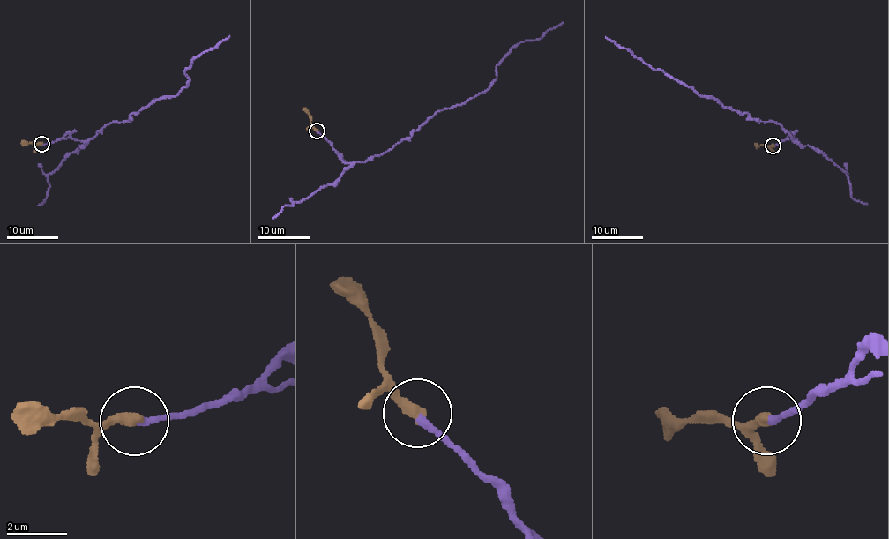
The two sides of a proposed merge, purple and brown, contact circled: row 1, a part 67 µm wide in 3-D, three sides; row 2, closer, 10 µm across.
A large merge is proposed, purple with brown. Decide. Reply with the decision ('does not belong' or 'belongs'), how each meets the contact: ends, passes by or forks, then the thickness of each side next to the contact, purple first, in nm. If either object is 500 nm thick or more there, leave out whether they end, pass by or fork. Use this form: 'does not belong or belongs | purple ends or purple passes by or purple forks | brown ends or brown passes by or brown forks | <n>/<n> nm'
belongs | purple ends | brown ends | 220/380 nm

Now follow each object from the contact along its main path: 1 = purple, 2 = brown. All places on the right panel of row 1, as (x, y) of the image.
1: (773, 145), (791, 138), (796, 140), (774, 122), (758, 121), (711, 97), (700, 95), (605, 36)
2: (773, 145), (755, 143)

